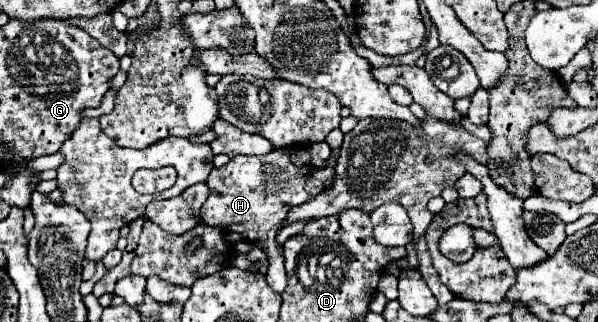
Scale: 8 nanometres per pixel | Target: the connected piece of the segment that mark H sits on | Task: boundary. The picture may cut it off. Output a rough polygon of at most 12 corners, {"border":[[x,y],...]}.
{"border":[[298,148],[236,156],[206,180],[204,224],[268,254],[266,284],[286,288],[274,240],[292,206],[334,166],[296,166]]}

